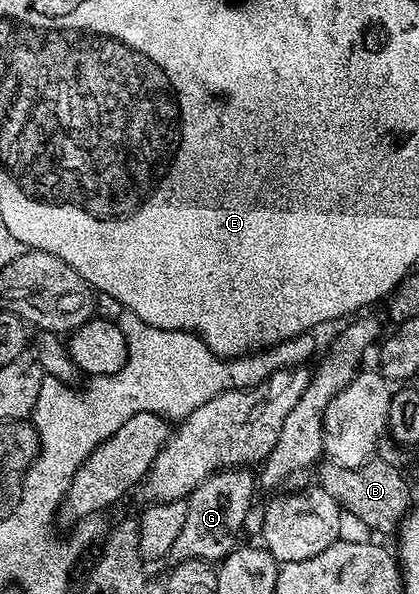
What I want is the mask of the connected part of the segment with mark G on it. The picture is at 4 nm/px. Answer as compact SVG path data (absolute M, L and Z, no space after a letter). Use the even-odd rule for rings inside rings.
M249 466L228 467L224 471L215 471L191 495L186 496L186 516L184 529L180 537L172 544L169 558L174 561L184 559L205 559L221 561L228 552L233 551L239 542L238 534L246 523L246 514L250 511L250 502L256 492L256 475Z

